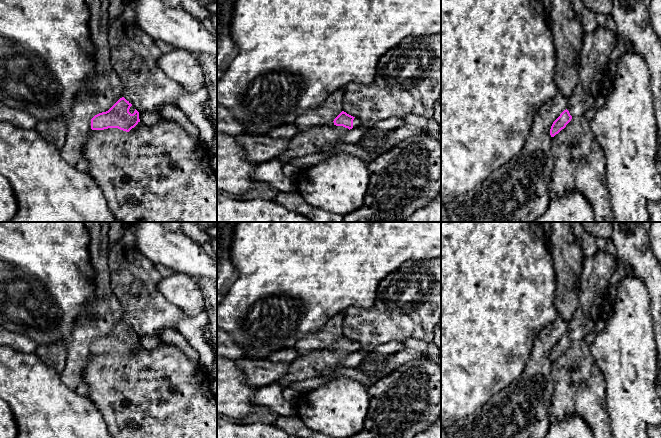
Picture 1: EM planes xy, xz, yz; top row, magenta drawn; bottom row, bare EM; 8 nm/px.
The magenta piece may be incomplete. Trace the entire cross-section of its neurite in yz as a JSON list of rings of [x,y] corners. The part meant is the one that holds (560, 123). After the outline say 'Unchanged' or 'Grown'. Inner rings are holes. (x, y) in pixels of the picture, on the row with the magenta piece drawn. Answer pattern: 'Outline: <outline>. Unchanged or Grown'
Outline: [[[605,26],[583,36],[579,74],[568,107],[553,122],[550,135],[554,137],[575,116],[582,116],[593,108],[601,94],[602,78],[608,76],[608,59],[618,40],[617,34]]]. Grown

